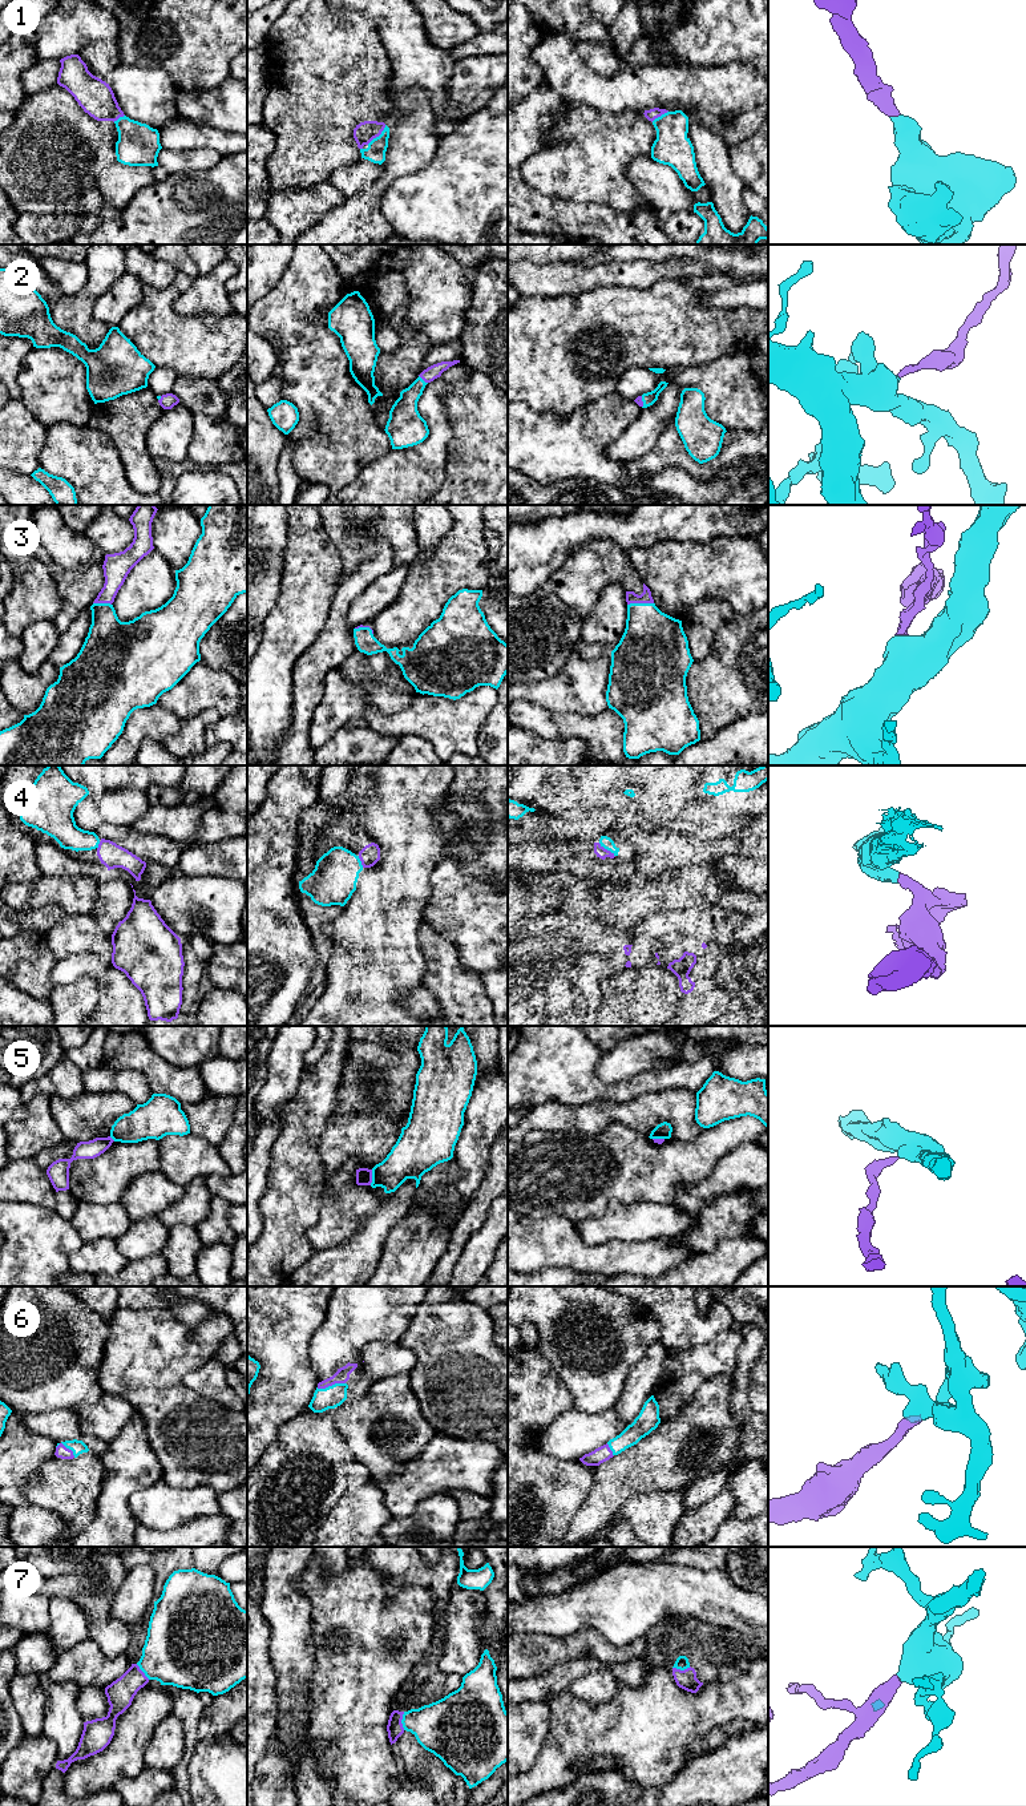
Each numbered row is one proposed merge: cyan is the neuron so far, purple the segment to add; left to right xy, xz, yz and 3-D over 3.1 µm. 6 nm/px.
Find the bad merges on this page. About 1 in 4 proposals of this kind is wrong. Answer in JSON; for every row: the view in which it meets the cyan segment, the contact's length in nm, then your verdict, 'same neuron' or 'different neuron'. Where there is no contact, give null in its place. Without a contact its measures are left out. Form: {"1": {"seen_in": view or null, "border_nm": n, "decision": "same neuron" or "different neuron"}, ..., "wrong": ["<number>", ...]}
{"1": {"seen_in": "xz", "border_nm": 170, "decision": "same neuron"}, "2": {"seen_in": "xz", "border_nm": 80, "decision": "same neuron"}, "3": {"seen_in": "yz", "border_nm": 160, "decision": "same neuron"}, "4": {"seen_in": "yz", "border_nm": 130, "decision": "same neuron"}, "5": {"seen_in": "xz", "border_nm": 100, "decision": "different neuron"}, "6": {"seen_in": "xz", "border_nm": 180, "decision": "same neuron"}, "7": {"seen_in": "xz", "border_nm": 110, "decision": "same neuron"}, "wrong": ["5"]}

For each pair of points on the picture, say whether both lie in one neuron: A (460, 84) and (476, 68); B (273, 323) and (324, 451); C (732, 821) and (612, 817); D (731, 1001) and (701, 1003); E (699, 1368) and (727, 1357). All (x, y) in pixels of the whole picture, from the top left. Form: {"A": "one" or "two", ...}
{"A": "one", "B": "one", "C": "one", "D": "one", "E": "one"}

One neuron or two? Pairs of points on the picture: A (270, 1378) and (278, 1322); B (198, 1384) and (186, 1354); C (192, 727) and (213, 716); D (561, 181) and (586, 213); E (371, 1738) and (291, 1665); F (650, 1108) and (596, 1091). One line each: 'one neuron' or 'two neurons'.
A: one neuron
B: two neurons
C: one neuron
D: two neurons
E: two neurons
F: two neurons

